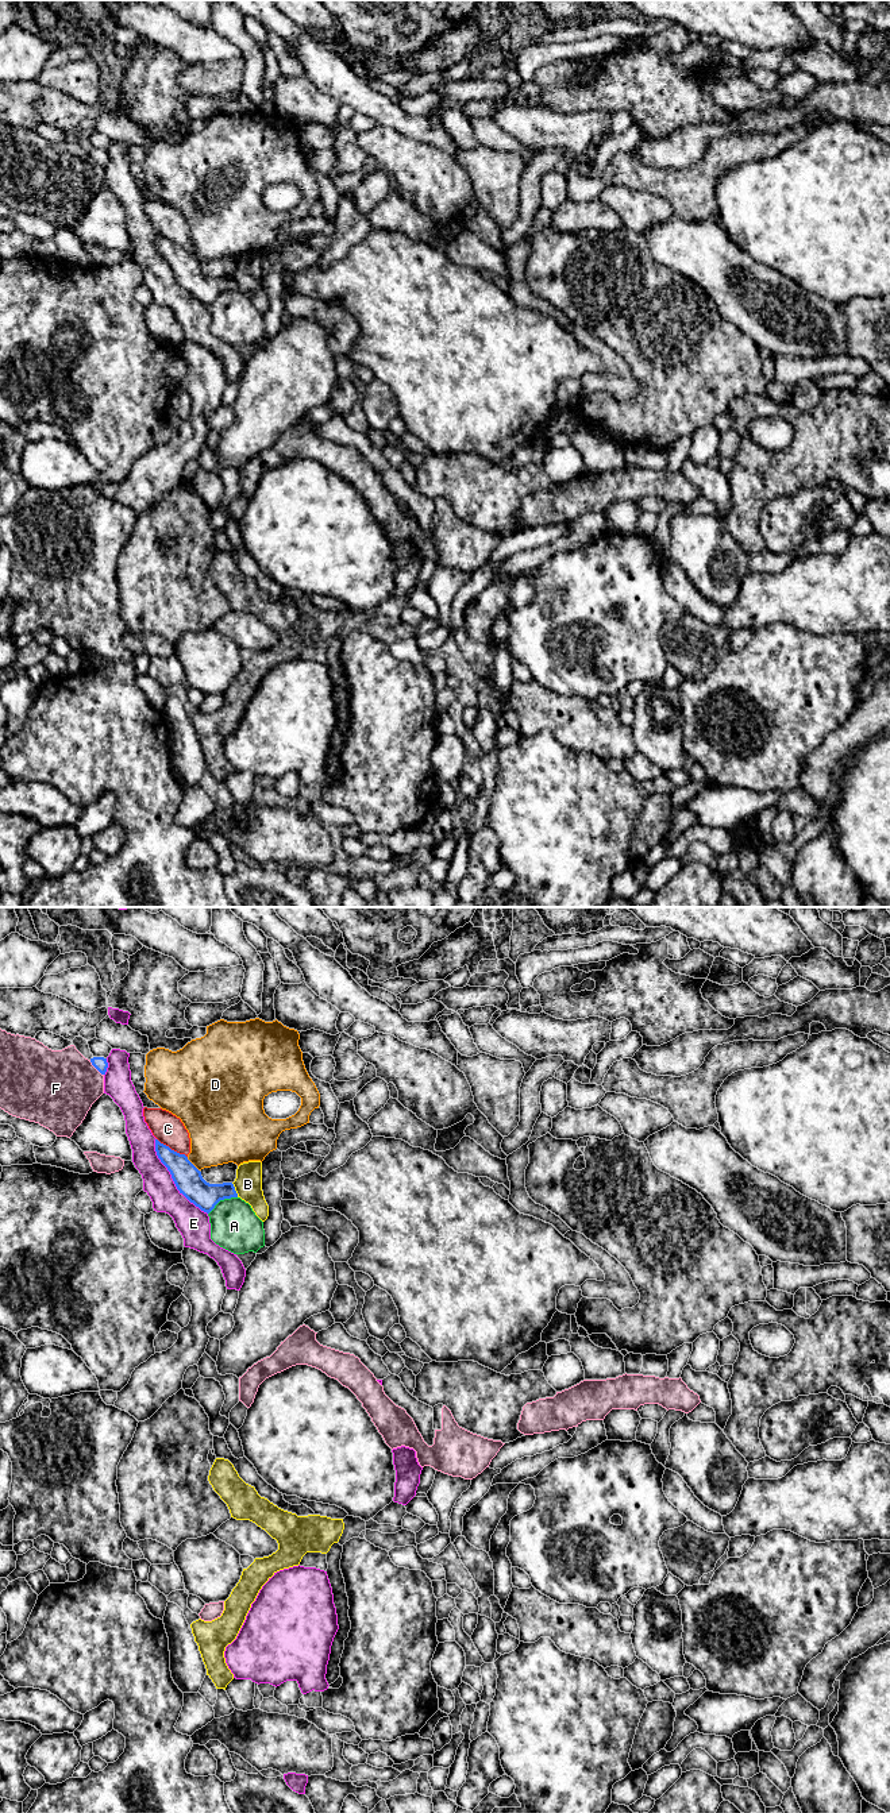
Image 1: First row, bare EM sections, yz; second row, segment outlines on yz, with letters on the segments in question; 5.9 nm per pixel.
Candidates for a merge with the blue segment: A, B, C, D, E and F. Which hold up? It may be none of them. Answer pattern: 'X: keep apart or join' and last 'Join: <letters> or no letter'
A: keep apart
B: keep apart
C: keep apart
D: keep apart
E: keep apart
F: keep apart
Join: no letter

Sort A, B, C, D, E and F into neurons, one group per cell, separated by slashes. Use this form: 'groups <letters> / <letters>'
groups A / B / C / D / E / F

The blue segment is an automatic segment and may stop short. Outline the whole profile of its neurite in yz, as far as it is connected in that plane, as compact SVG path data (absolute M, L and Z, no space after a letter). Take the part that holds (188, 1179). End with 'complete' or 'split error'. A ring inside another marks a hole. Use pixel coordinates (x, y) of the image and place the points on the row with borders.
M155 1139L155 1152L161 1162L170 1172L180 1193L201 1211L209 1214L220 1200L238 1197L232 1183L207 1183L203 1179L201 1172L185 1154L172 1150L158 1139Z | complete

